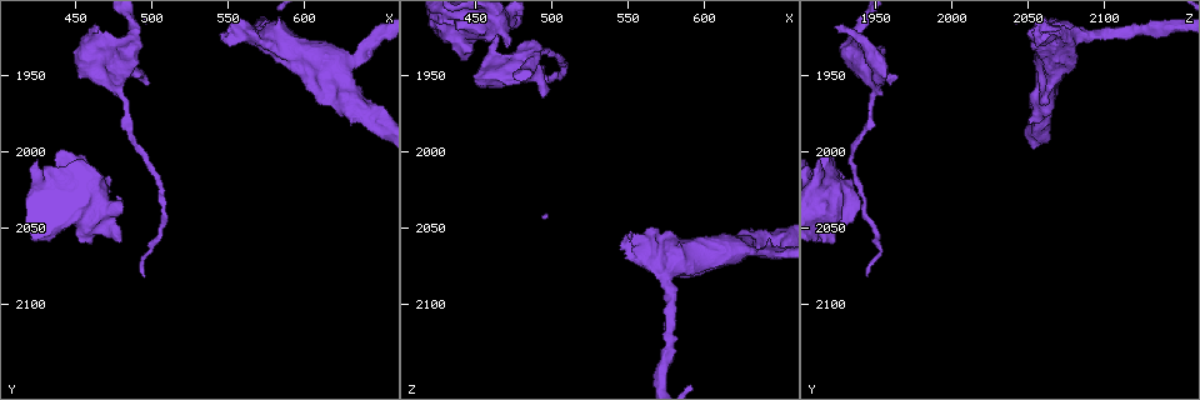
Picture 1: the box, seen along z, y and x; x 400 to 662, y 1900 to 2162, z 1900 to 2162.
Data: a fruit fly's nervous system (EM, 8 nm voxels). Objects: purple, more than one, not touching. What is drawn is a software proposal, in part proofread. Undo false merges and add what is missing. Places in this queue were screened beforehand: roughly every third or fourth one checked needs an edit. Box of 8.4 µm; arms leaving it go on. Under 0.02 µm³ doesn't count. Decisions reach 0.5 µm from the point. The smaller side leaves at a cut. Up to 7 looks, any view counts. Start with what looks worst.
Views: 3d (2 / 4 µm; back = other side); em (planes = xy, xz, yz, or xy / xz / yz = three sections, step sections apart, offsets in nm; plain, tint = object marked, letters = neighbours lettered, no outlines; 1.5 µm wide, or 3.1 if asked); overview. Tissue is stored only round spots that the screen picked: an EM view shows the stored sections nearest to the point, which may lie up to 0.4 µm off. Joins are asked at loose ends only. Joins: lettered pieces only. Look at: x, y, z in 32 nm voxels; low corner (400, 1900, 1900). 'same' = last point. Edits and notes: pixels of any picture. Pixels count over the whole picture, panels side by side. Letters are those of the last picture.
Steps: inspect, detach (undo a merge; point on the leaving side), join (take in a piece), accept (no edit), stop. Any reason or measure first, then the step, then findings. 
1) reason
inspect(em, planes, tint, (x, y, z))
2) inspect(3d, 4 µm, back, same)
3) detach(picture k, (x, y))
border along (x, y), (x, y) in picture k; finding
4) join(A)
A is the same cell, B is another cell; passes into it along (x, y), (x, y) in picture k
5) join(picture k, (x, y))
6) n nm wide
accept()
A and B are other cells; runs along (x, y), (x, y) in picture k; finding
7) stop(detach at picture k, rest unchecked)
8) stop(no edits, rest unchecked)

thick end
inspect(em, xy, step 4, tint, (470, 2018, 1932))

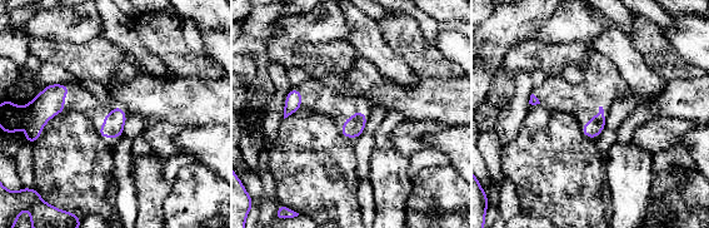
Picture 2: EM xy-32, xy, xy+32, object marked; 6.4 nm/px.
another direction
inspect(em, planes, letters, same)

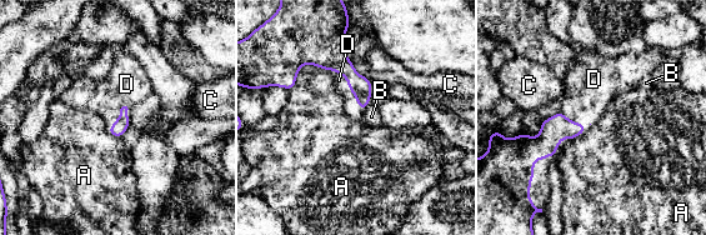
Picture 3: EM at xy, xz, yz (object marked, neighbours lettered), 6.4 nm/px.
D touches over 340 nm
join(D)
D is the same cell, A, B and C are other cells; passes into it along (330, 54), (349, 88), (352, 110) in picture 3; the neuron continues

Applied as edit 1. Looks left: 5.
see it whole again
inspect(overview)

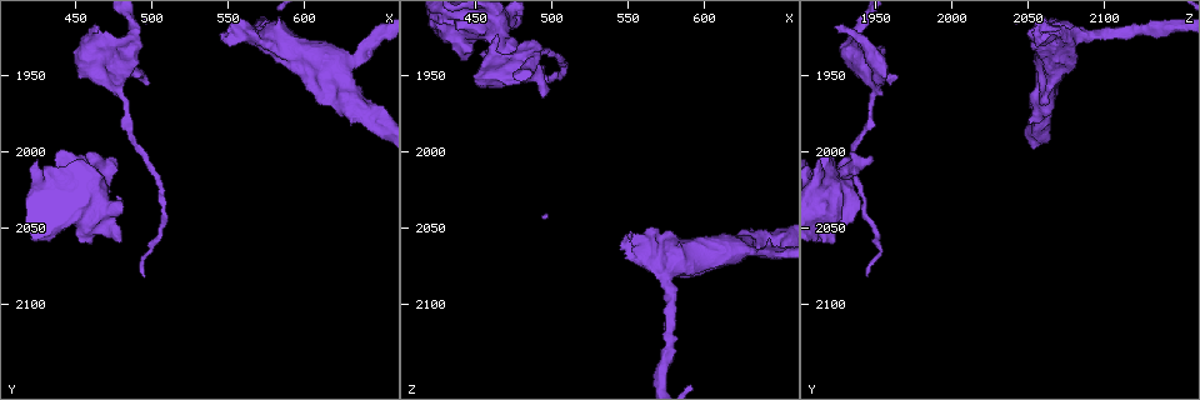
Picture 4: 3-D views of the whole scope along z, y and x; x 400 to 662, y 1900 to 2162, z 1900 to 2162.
free end
inspect(em, planes, letters, (546, 1928, 2060))

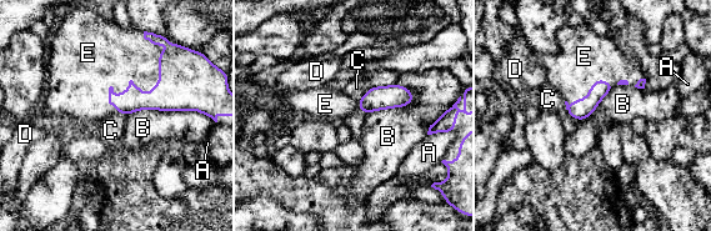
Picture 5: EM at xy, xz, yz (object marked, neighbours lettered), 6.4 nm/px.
join(E)
E is the same cell, A, B, C and D are other cells; it goes on there

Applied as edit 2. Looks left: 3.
an open end
inspect(3d, 2 µm, back, (498, 1954, 1956))

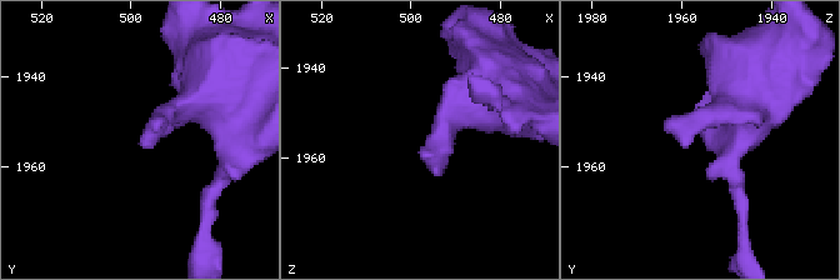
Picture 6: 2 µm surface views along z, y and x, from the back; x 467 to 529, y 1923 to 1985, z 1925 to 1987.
now the EM
inspect(em, xz, step 8, tint, (497, 1955, 1957))

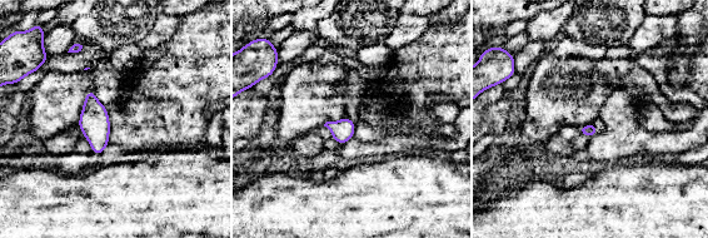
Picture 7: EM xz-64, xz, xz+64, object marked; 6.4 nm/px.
cut it another way
inspect(em, planes, letters, same)

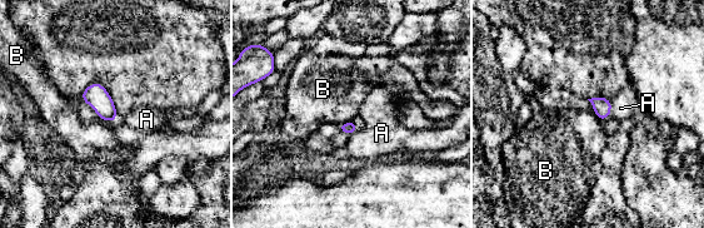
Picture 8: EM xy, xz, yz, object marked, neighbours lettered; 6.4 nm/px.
accept()
A and B are other cells; no lettered piece goes on from it

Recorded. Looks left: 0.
stop(join at picture 3, join at picture 5, rest unchecked)

